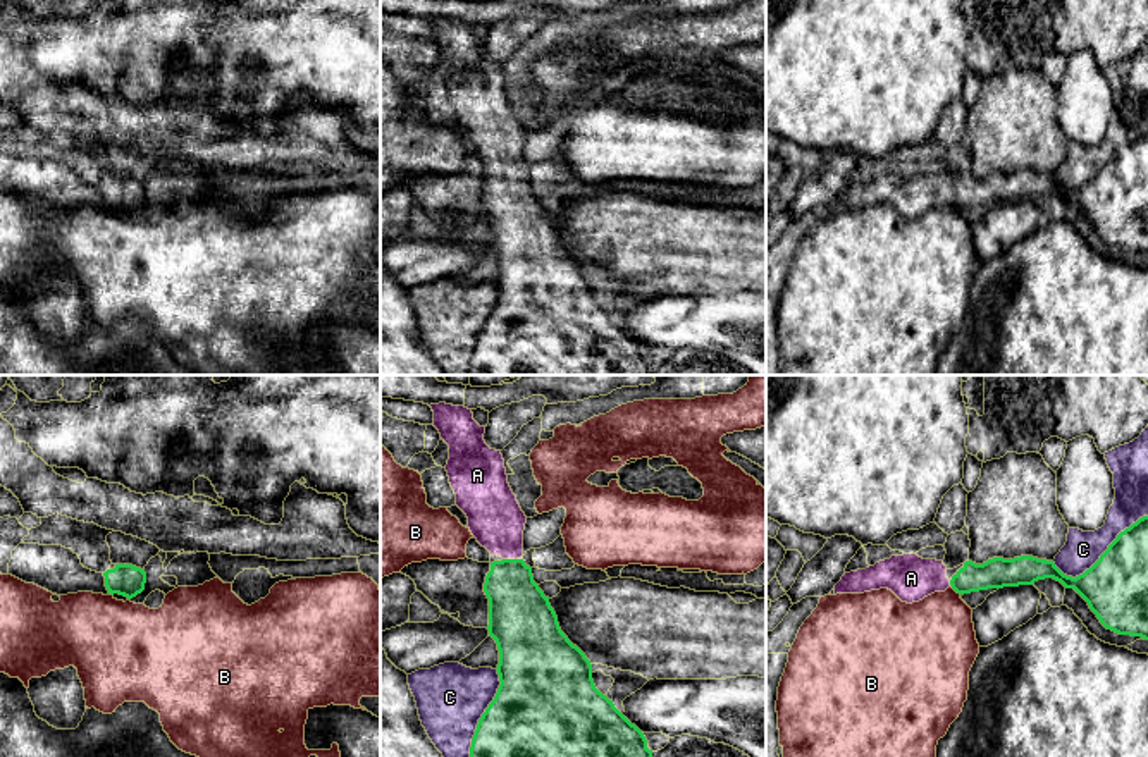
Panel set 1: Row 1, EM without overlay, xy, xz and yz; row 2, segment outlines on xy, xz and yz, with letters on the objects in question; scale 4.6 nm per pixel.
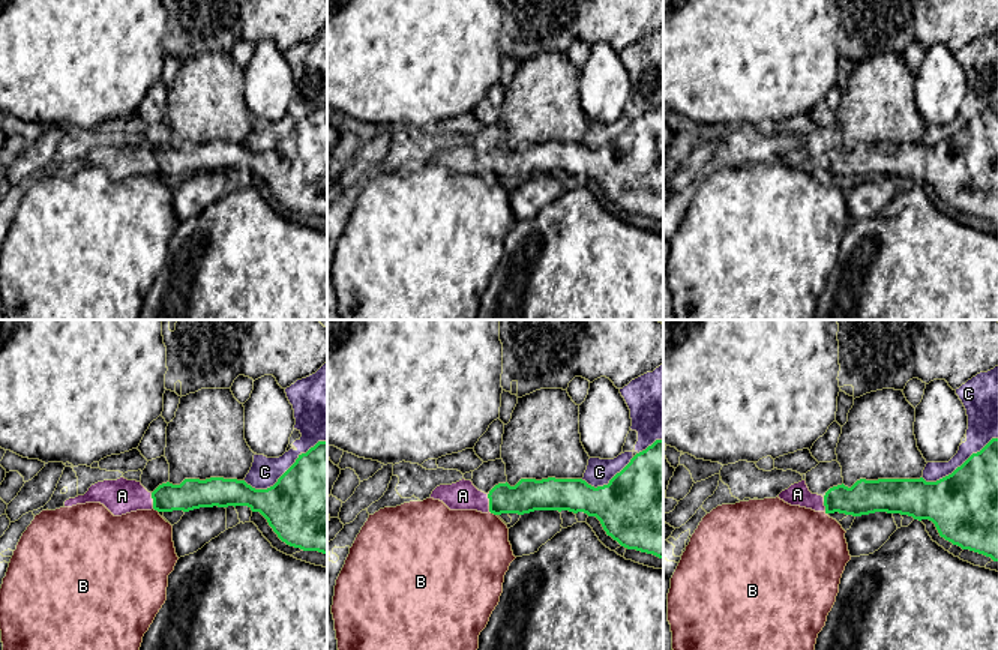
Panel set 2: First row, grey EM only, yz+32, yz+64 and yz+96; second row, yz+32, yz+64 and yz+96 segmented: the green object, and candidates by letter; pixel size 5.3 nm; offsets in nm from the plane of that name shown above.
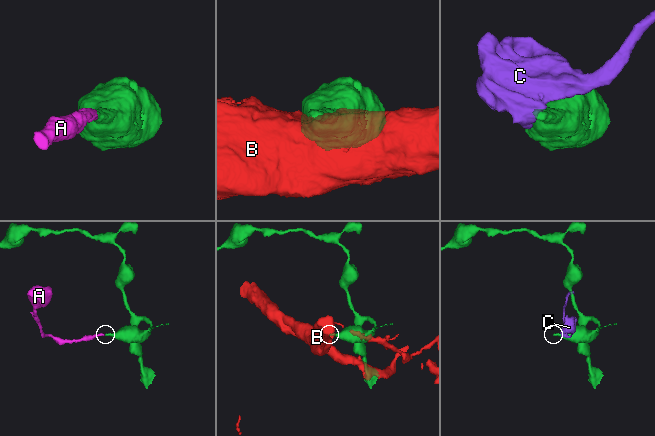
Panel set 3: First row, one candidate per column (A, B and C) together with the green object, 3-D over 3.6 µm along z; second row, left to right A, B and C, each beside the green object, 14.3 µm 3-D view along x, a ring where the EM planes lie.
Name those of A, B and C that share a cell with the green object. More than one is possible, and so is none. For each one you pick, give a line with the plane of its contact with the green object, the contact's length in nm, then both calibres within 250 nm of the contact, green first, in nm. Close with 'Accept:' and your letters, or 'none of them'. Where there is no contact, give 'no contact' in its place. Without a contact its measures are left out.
A: meets green in xz; contact 80 nm long; 280 nm thick on the green side, 260 nm on the other
Accept: A

